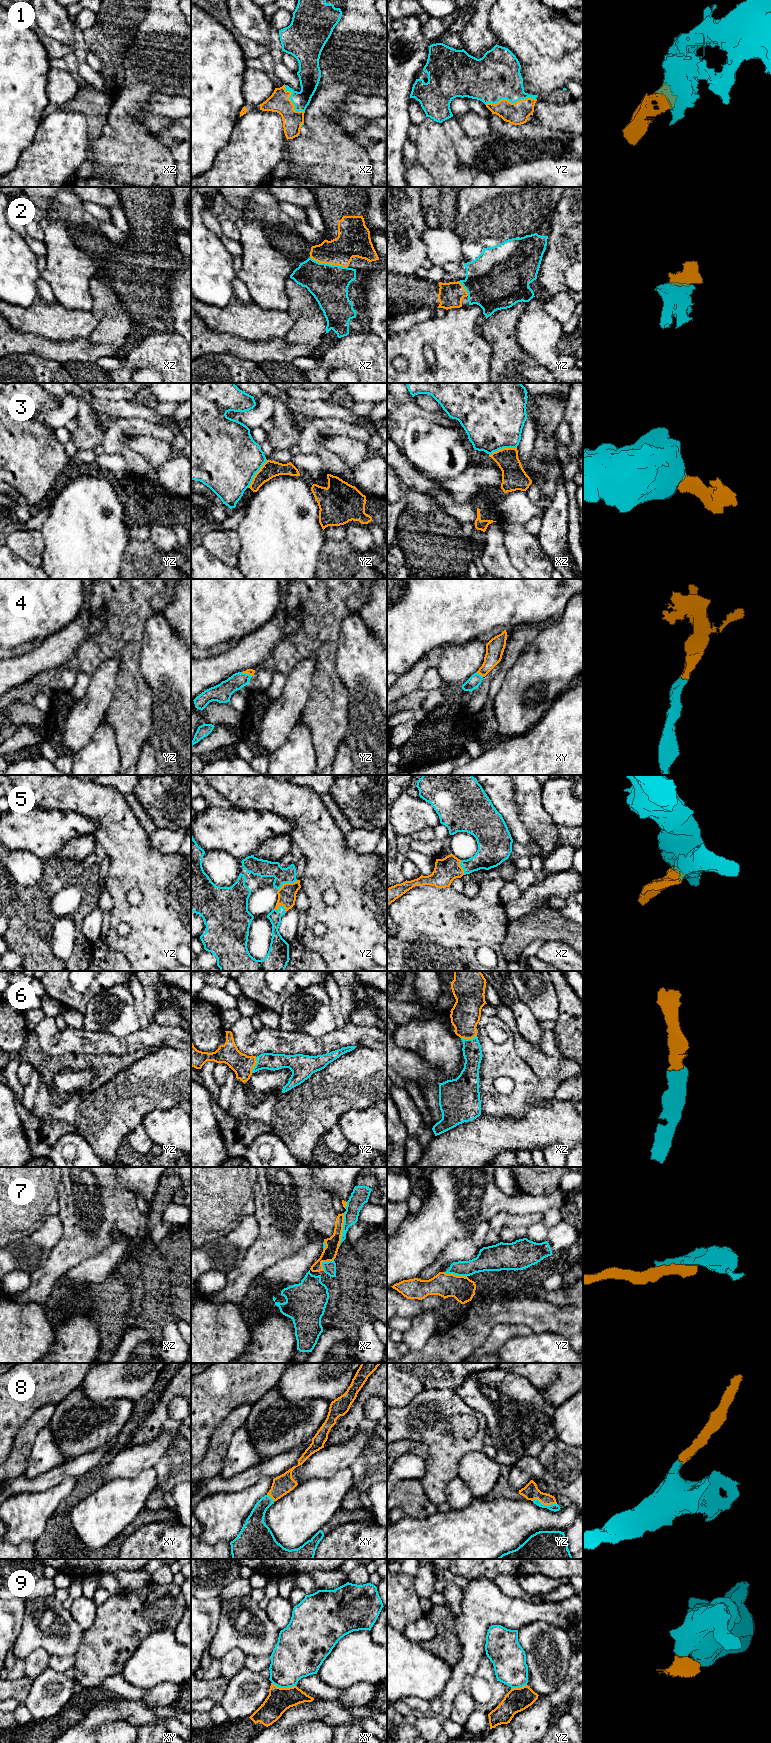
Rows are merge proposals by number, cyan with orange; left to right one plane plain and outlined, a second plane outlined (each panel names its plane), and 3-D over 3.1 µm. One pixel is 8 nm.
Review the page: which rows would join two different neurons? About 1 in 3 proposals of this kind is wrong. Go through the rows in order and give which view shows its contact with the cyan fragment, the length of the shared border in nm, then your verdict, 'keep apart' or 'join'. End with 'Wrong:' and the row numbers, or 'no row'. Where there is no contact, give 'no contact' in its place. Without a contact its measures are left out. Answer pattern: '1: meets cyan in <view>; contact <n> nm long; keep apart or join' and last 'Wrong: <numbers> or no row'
1: meets cyan in yz; contact 420 nm long; join
2: meets cyan in xz; contact 320 nm long; join
3: meets cyan in yz; contact 280 nm long; keep apart
4: meets cyan in xy; contact 70 nm long; join
5: meets cyan in yz; contact 180 nm long; join
6: meets cyan in yz; contact 130 nm long; join
7: meets cyan in xz; contact 280 nm long; keep apart
8: meets cyan in yz; contact 200 nm long; join
9: meets cyan in xy; contact 190 nm long; keep apart
Wrong: 3, 7, 9

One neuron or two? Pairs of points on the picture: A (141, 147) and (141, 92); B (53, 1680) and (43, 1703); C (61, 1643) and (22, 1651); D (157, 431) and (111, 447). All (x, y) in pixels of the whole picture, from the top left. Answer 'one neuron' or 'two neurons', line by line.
A: one neuron
B: one neuron
C: one neuron
D: one neuron

